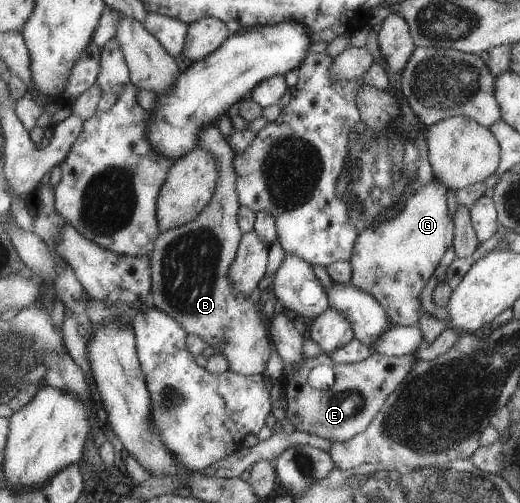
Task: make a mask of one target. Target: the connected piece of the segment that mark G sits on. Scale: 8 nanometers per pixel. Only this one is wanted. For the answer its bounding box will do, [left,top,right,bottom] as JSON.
[350,178,455,327]

